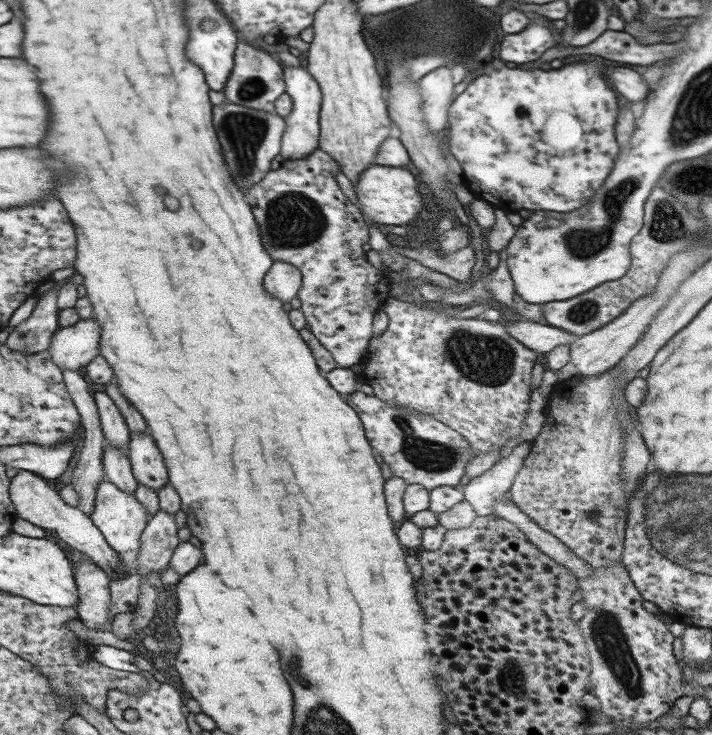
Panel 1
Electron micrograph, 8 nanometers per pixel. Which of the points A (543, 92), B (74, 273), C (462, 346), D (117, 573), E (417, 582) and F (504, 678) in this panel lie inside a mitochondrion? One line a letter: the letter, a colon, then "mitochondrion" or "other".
A: other
B: other
C: mitochondrion
D: other
E: other
F: other

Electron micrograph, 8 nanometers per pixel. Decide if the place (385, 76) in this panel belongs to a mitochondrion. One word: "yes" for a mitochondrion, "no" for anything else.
no

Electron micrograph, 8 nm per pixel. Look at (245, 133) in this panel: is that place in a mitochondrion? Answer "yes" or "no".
yes

